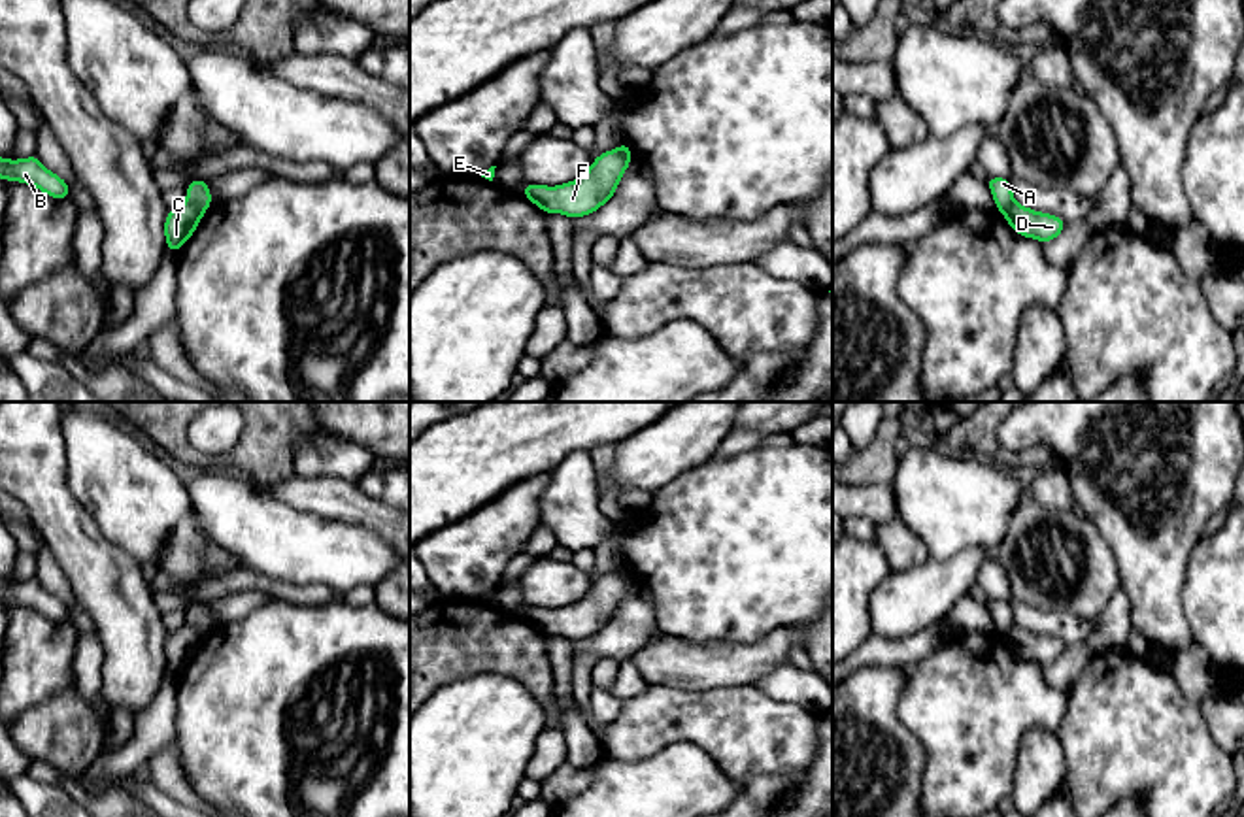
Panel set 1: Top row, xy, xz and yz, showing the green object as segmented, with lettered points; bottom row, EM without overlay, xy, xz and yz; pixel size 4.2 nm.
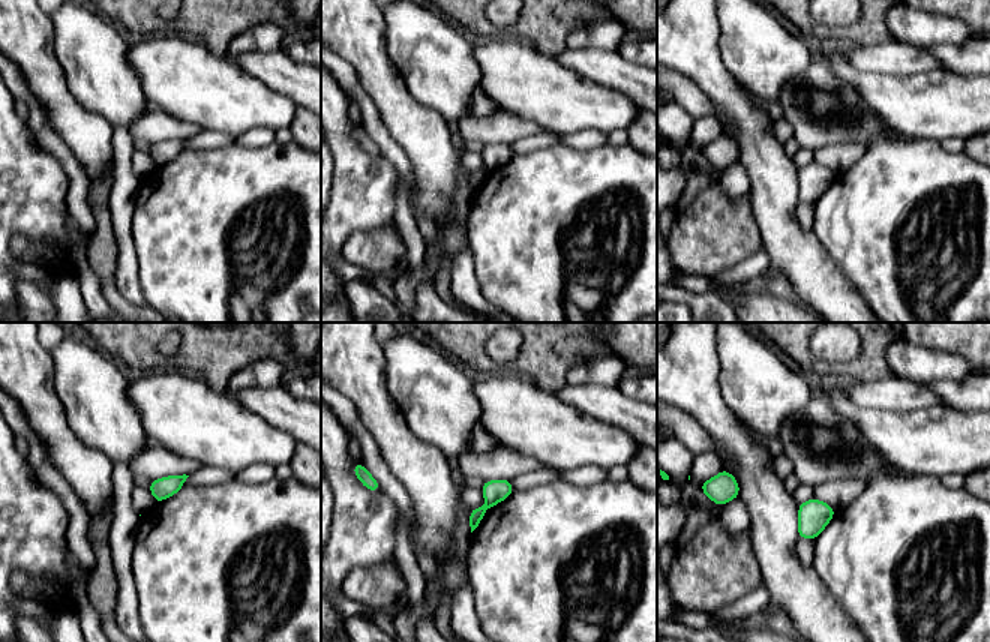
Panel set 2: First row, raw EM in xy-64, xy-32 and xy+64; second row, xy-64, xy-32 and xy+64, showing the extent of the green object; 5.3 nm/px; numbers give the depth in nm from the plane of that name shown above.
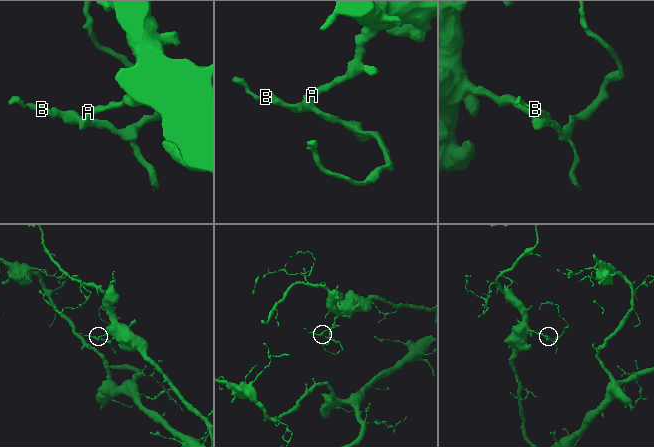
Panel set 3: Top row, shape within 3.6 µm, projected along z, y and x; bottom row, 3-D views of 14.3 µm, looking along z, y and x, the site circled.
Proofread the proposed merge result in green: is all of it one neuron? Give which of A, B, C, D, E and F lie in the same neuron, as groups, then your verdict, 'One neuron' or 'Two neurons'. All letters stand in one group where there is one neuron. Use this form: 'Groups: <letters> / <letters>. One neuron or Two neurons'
Groups: A / B C D E F. Two neurons

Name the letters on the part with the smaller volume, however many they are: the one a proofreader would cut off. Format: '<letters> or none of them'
B, C, D, E, F

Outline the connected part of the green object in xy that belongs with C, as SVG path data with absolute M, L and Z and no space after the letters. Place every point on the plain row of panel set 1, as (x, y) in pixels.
M191 623L166 636L164 659L166 674L177 675L179 670L194 657L204 632L194 628Z

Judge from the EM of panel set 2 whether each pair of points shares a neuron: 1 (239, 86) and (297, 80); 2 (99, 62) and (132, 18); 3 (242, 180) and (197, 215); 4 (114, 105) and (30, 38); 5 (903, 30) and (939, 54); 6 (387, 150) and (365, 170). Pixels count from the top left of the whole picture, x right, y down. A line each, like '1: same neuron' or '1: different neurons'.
1: different neurons
2: different neurons
3: same neuron
4: different neurons
5: different neurons
6: different neurons

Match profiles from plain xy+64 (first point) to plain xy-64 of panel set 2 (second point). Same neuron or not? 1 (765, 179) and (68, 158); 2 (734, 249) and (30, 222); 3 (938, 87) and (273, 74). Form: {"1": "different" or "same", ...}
{"1": "different", "2": "different", "3": "different"}

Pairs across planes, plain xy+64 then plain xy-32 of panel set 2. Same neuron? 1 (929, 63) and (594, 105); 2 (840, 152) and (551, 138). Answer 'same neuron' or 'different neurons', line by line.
1: different neurons
2: same neuron

